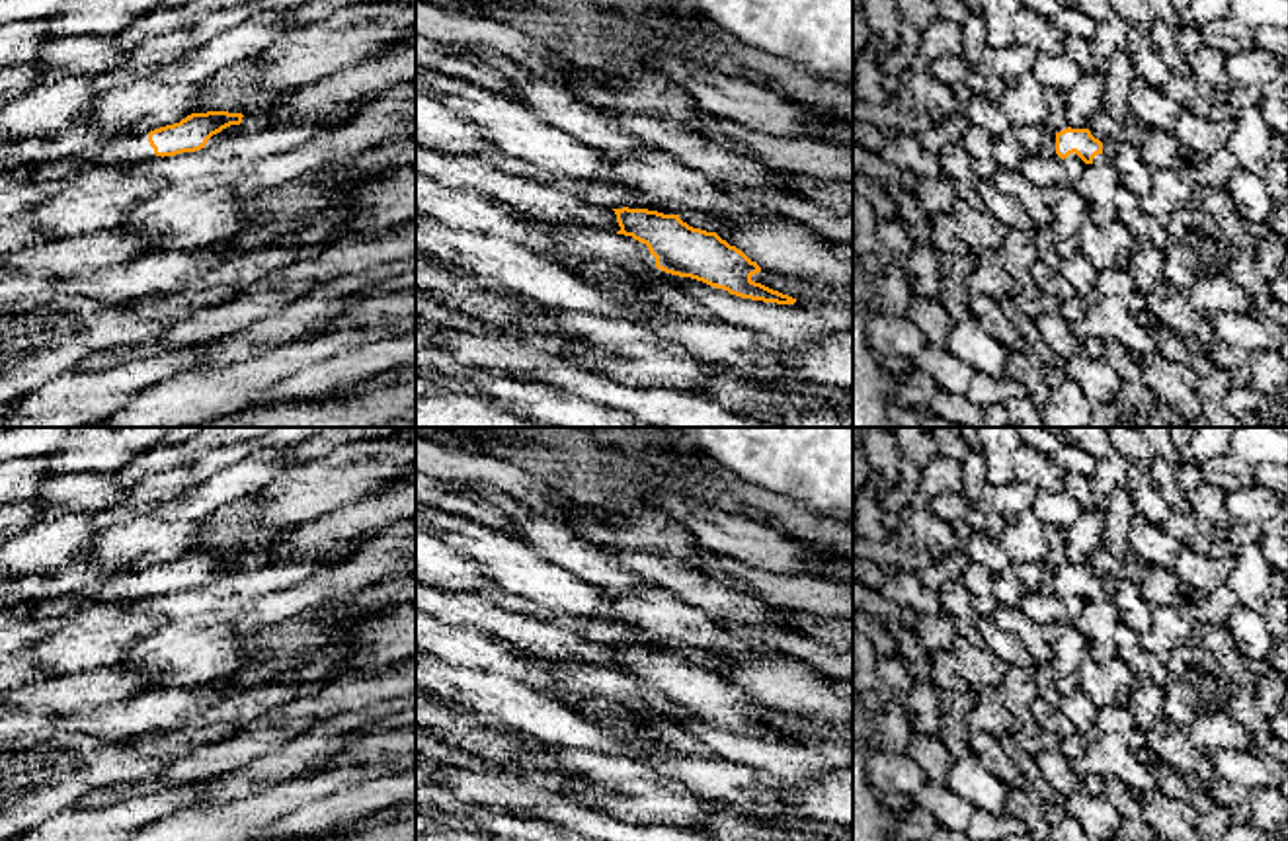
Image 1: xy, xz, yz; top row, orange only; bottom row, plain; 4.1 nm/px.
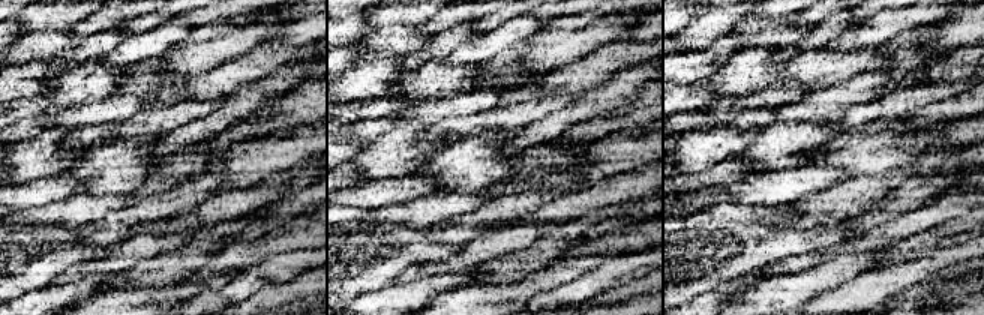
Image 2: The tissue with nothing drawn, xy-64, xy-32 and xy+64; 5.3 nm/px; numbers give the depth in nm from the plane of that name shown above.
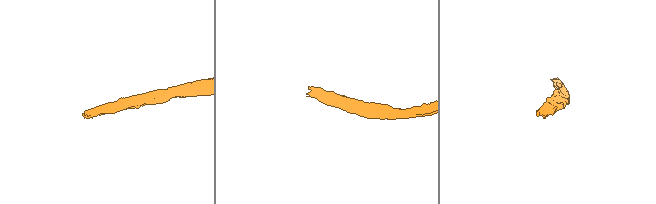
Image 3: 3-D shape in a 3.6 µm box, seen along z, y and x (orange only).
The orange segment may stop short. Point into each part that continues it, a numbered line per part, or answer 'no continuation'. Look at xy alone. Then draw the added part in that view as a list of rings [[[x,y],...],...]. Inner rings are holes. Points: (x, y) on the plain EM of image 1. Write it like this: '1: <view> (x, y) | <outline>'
1: xy (123, 586) | [[[148,570],[142,572],[117,572],[109,580],[94,587],[94,597],[103,603],[121,605],[125,601],[141,601],[150,595],[162,595],[154,591],[148,580]]]

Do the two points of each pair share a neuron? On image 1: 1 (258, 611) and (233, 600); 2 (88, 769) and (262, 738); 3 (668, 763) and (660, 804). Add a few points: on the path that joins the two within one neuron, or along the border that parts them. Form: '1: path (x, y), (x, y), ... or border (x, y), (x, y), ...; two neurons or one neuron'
1: border (289, 588), (264, 594), (235, 617); two neurons
2: border (172, 758), (159, 773), (123, 785); two neurons
3: border (641, 761), (682, 781), (705, 800); two neurons

